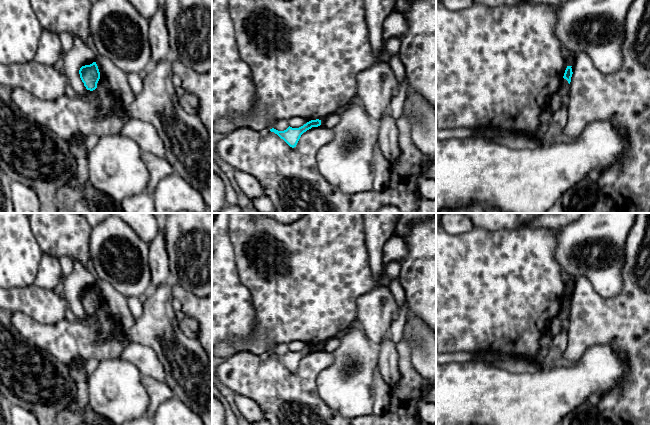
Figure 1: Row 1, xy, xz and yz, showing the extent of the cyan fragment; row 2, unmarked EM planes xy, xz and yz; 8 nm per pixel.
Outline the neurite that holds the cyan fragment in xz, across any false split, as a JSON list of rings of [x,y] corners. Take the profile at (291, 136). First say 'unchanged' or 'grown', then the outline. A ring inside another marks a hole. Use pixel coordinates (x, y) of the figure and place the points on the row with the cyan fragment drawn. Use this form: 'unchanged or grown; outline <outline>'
unchanged; outline [[[311,120],[299,128],[288,127],[284,131],[278,131],[274,128],[270,129],[271,132],[277,134],[281,139],[283,139],[290,147],[296,147],[301,135],[312,127],[318,127],[321,125],[321,120]]]

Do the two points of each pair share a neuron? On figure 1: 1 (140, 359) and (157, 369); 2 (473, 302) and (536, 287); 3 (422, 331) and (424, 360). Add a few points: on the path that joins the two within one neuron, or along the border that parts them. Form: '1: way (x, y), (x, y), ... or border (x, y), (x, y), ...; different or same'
1: way (144, 359), (153, 368); same
2: way (489, 291), (496, 291), (502, 287), (520, 287); same
3: way (423, 338), (424, 353); same

